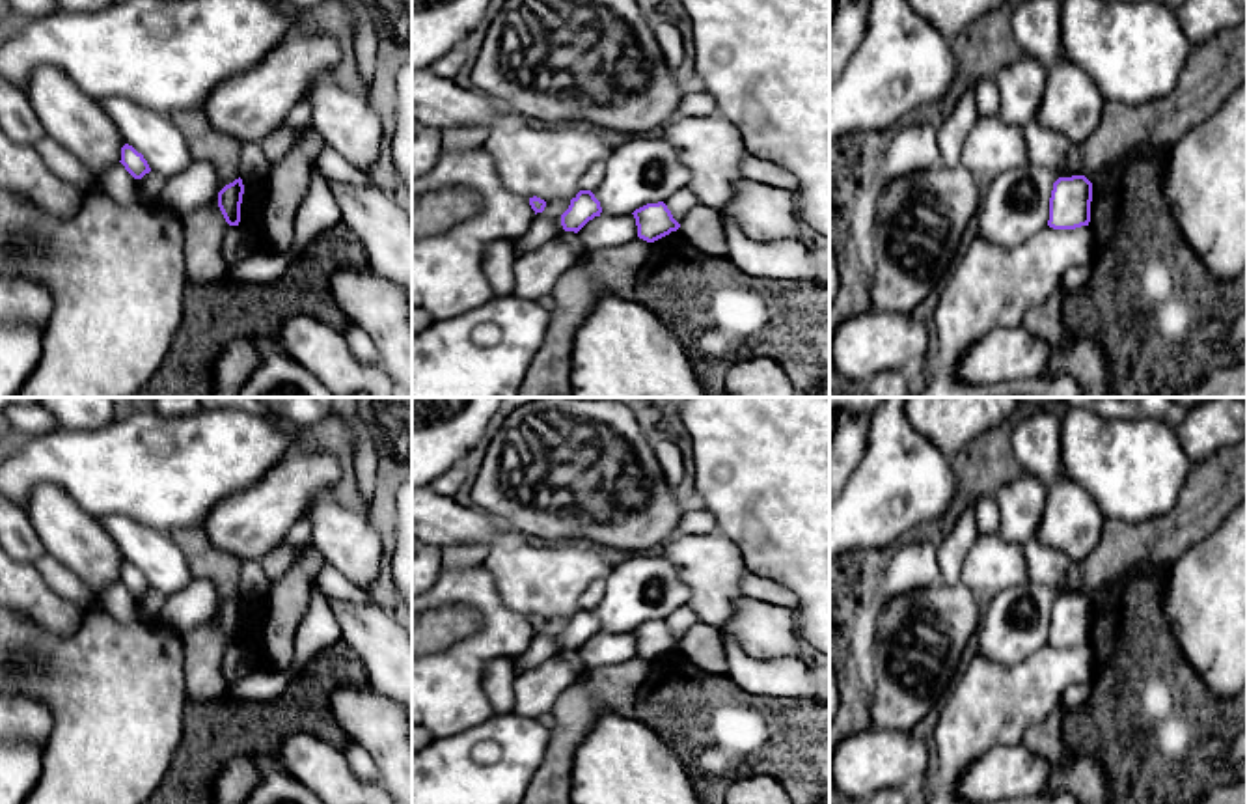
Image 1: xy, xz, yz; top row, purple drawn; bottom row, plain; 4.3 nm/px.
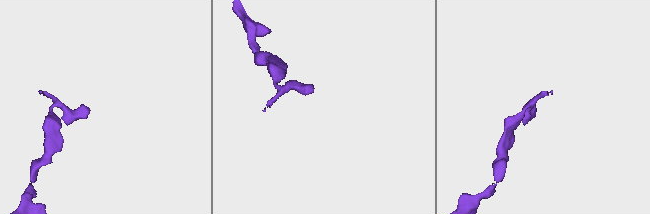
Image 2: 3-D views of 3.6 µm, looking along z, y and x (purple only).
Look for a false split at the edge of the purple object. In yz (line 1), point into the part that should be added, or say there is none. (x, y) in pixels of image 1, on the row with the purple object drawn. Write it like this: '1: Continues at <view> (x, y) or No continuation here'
1: No continuation here

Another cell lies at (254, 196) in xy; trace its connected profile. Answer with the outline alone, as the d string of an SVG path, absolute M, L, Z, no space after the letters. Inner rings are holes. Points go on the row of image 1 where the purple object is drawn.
M242 179L244 194L240 203L240 222L239 226L246 228L255 243L255 250L267 250L263 229L261 229L261 207L267 201L267 179Z

